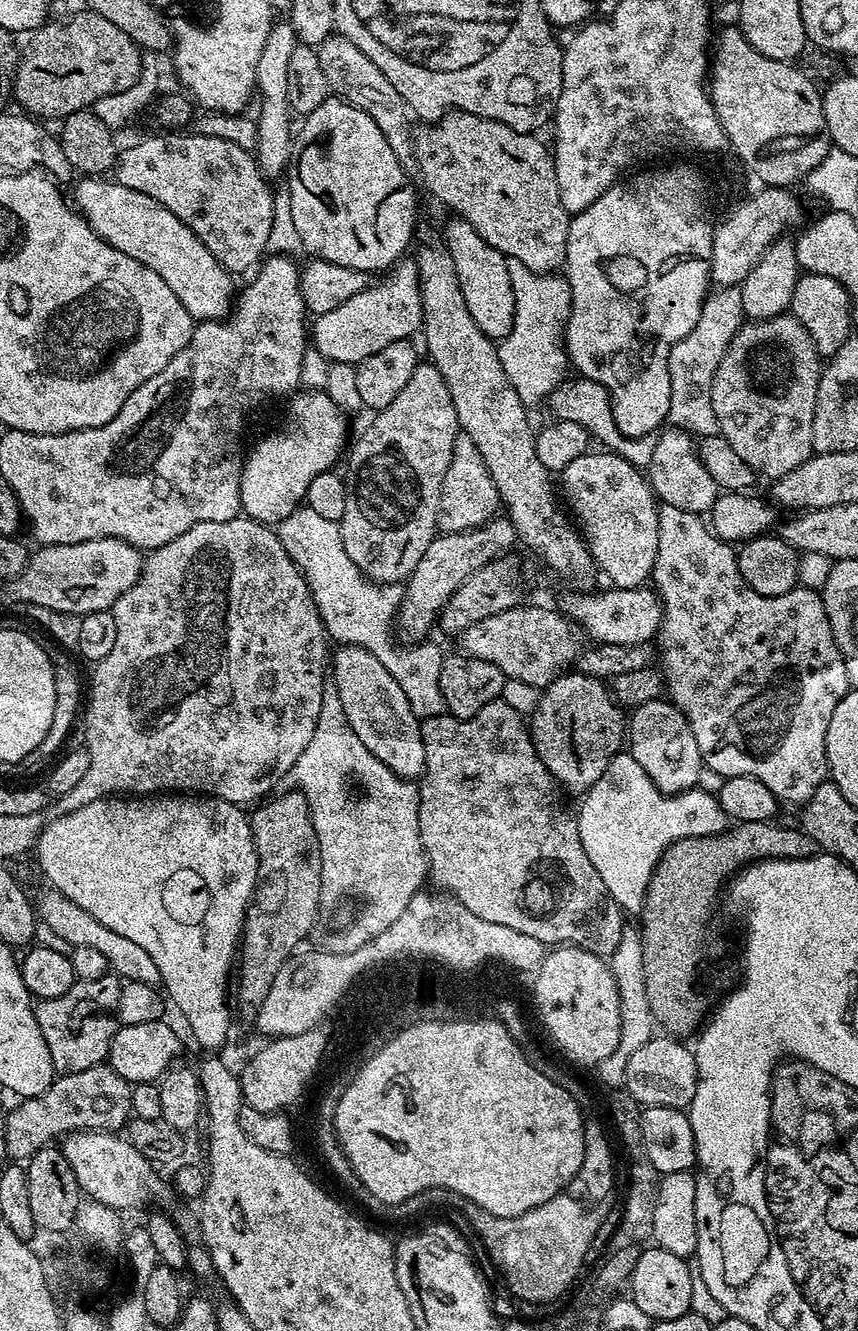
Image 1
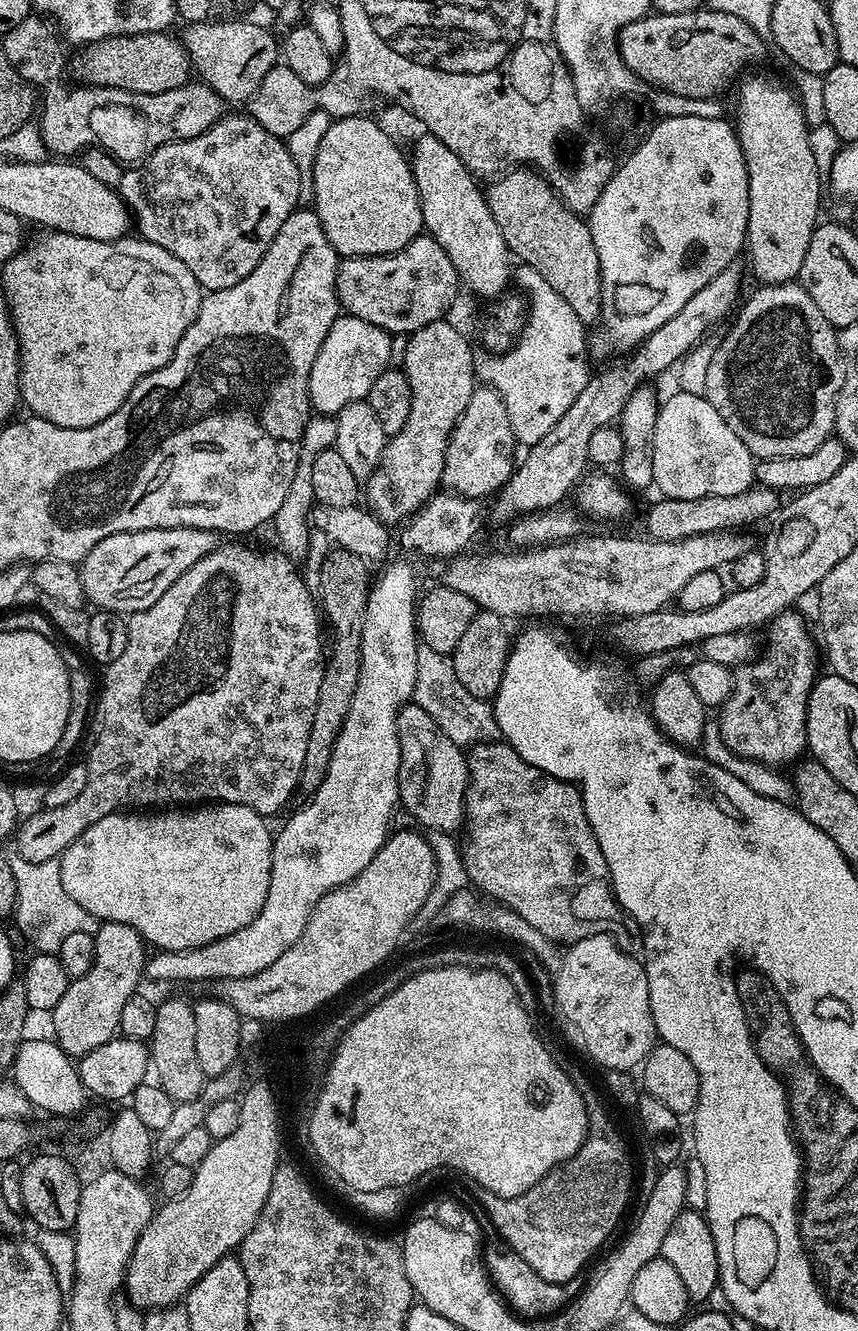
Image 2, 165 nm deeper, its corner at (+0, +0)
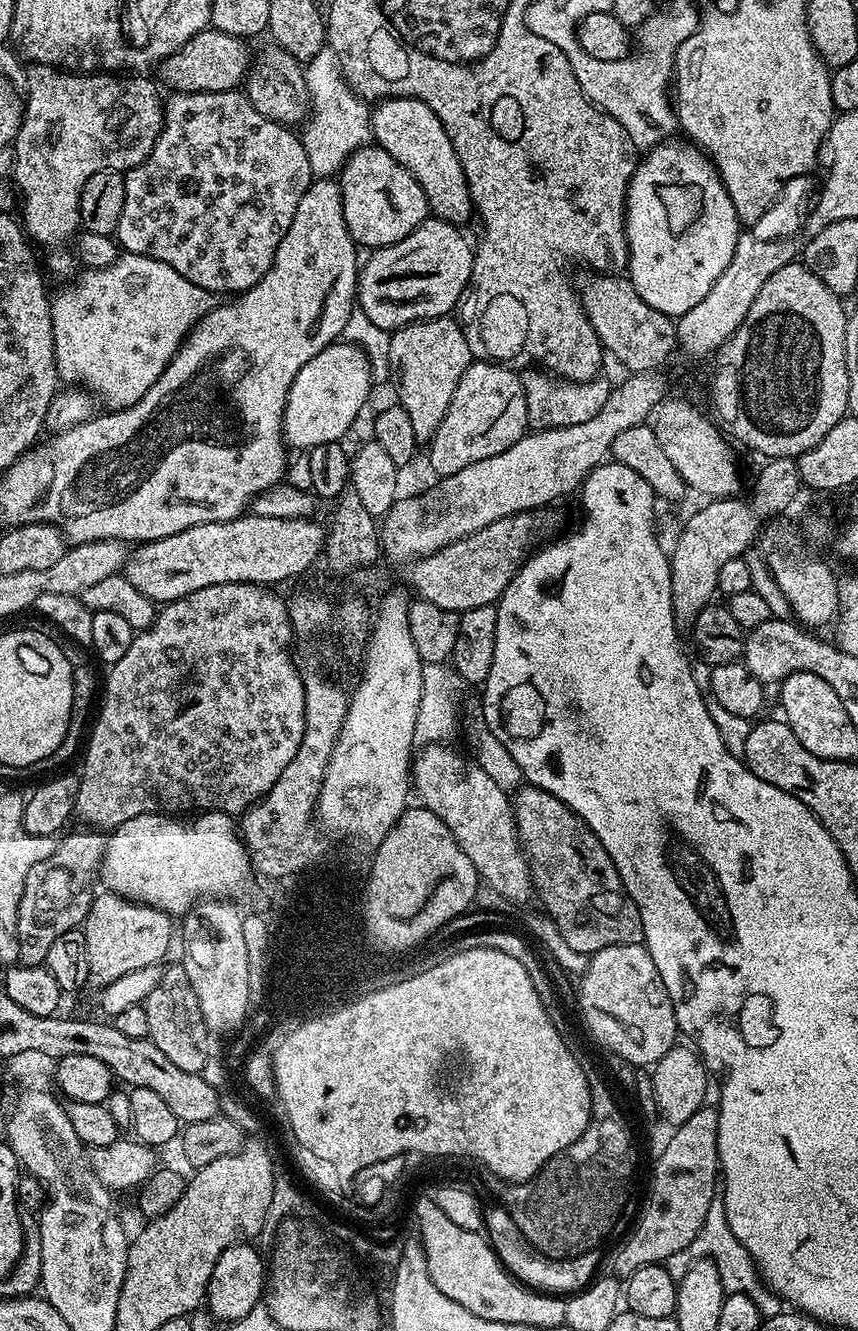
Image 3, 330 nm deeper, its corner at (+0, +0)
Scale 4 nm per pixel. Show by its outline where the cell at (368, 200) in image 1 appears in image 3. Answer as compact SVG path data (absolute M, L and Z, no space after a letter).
M365 146L357 150L345 162L338 173L340 197L342 198L342 214L346 218L348 233L361 249L375 250L384 248L387 244L398 242L406 238L423 221L429 219L428 203L422 186L418 186L416 179L386 150L379 146Z

